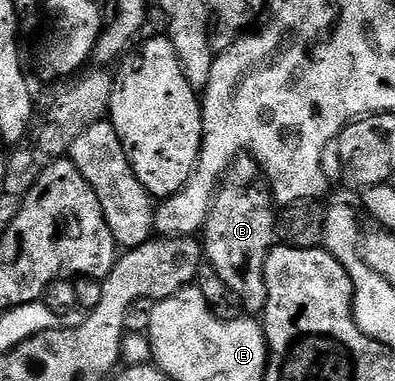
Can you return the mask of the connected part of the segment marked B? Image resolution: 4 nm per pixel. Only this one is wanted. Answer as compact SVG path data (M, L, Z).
M240 180L217 191L208 220L202 229L202 252L211 271L240 299L245 313L260 314L268 305L264 267L268 253L277 243L276 217L272 193L267 187Z

